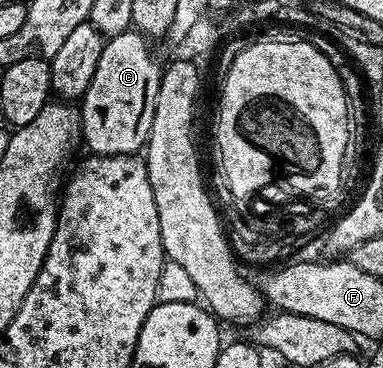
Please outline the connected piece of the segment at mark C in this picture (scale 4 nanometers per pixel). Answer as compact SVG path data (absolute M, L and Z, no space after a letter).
M129 31L118 35L117 37L110 37L105 40L104 50L98 59L98 67L94 71L94 79L90 79L90 87L86 87L82 100L79 102L78 108L80 110L80 131L82 134L83 144L89 145L91 152L96 155L103 155L109 157L110 155L136 155L141 152L148 144L148 137L152 134L152 121L154 119L154 111L156 110L156 100L158 99L158 87L160 86L160 74L162 72L161 62L156 62L152 58L152 53L148 50L149 42L146 40L144 34L135 31Z

